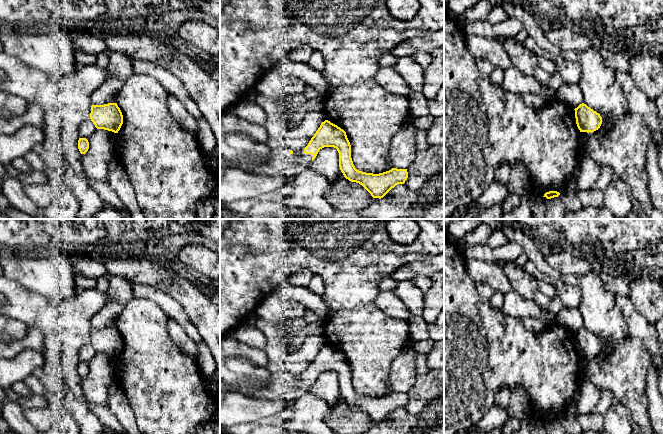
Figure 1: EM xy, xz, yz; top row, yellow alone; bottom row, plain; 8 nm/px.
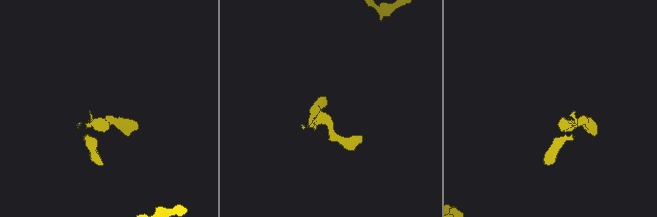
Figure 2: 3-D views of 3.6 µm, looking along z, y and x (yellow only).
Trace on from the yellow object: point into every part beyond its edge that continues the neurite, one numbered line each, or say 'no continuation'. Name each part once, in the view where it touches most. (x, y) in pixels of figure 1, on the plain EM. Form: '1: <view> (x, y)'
1: xz (281, 387)

